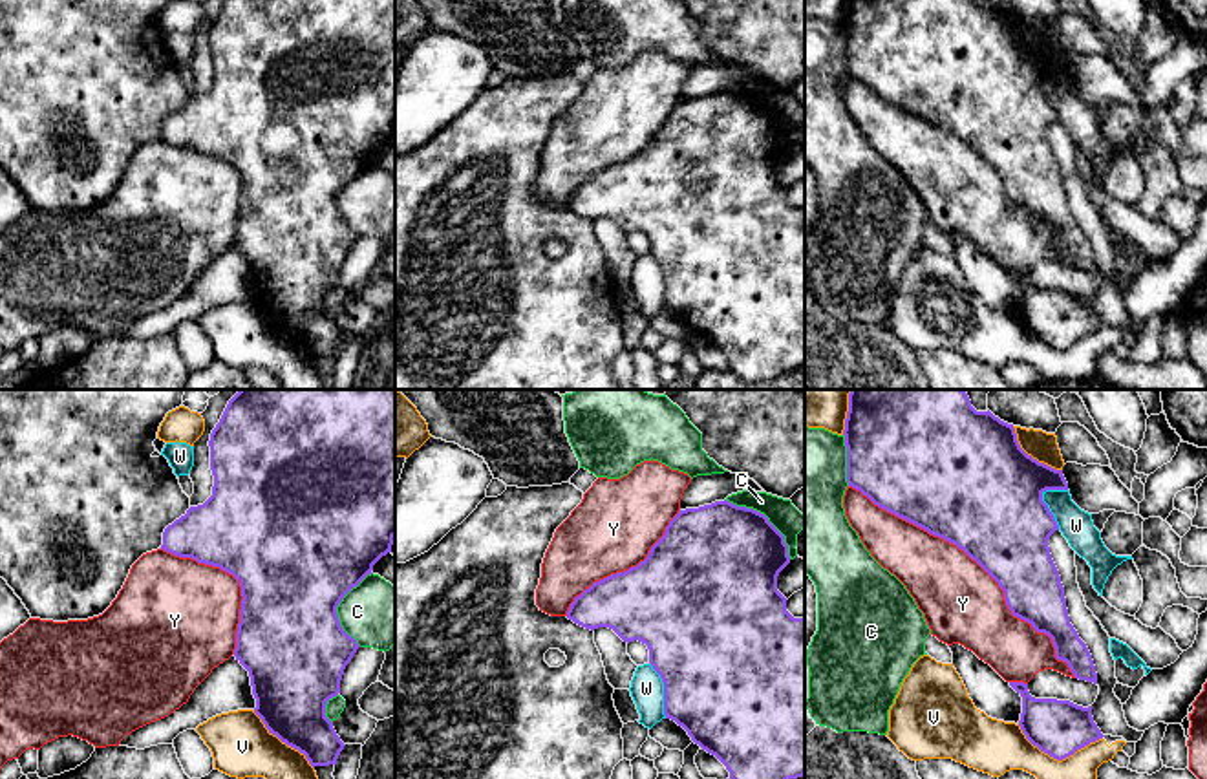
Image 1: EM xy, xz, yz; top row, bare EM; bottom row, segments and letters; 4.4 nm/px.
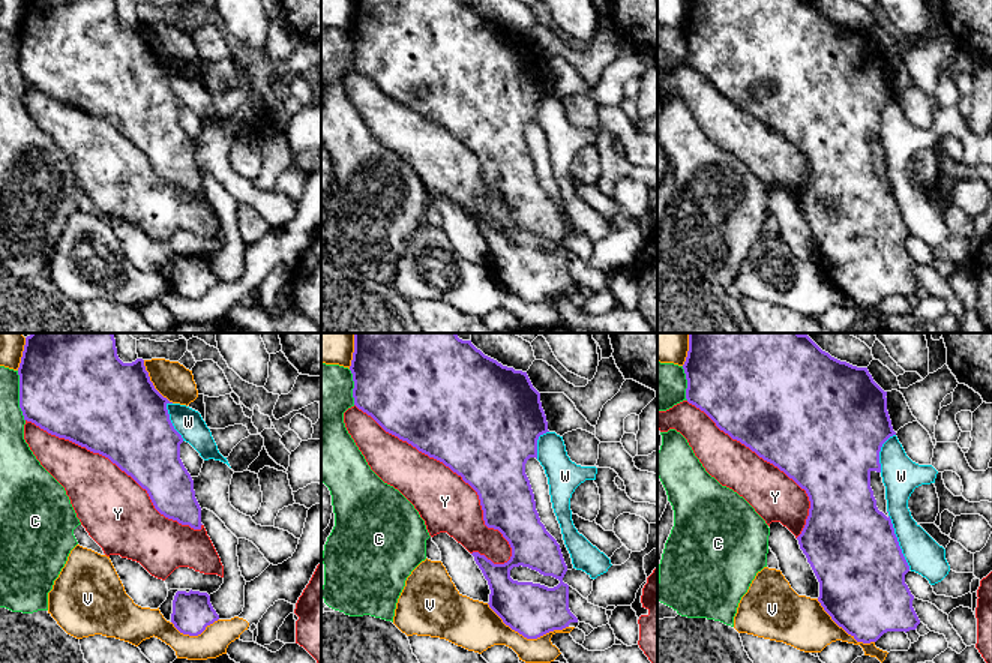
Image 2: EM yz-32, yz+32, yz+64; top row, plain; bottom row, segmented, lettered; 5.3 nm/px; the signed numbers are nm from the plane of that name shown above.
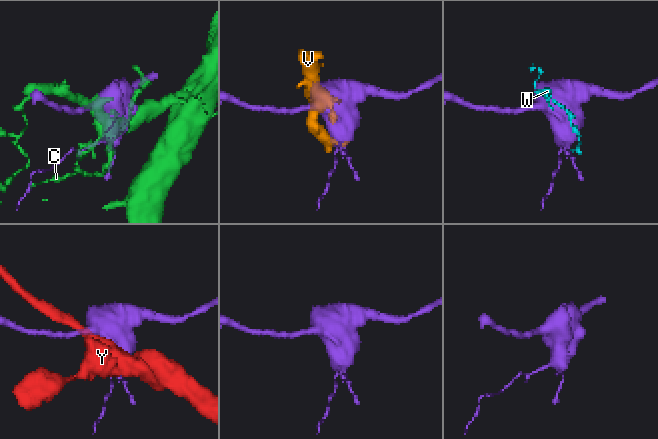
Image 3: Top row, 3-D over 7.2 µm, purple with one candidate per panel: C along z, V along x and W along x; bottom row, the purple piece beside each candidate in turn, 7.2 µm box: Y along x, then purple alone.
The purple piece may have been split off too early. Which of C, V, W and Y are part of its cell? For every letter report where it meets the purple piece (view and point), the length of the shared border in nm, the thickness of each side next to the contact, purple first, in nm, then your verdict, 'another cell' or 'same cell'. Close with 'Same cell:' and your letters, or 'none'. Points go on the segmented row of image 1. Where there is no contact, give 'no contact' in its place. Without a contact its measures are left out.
C: contact xz (767, 518); length 400 nm; calibres 480 and 120 nm; another cell
V: contact yz (1057, 759); length 380 nm; calibres 240 and 220 nm; another cell
W: contact yz (1048, 509); length 190 nm; calibres 460 and 140 nm; another cell
Y: contact yz (979, 564); length 1300 nm; calibres 440 and 360 nm; another cell
Same cell: none

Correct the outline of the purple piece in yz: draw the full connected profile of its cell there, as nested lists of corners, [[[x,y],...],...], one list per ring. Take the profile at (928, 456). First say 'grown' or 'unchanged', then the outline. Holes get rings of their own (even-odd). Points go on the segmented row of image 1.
unchanged; [[[850,390],[845,419],[847,483],[880,508],[938,536],[975,560],[1004,591],[1013,616],[1052,638],[1055,658],[1068,664],[1075,678],[1097,684],[1086,644],[1070,624],[1064,587],[1052,560],[1048,539],[1059,525],[1042,501],[1046,490],[1068,490],[1063,470],[1028,455],[1013,424],[989,410],[977,411],[964,390]]]

